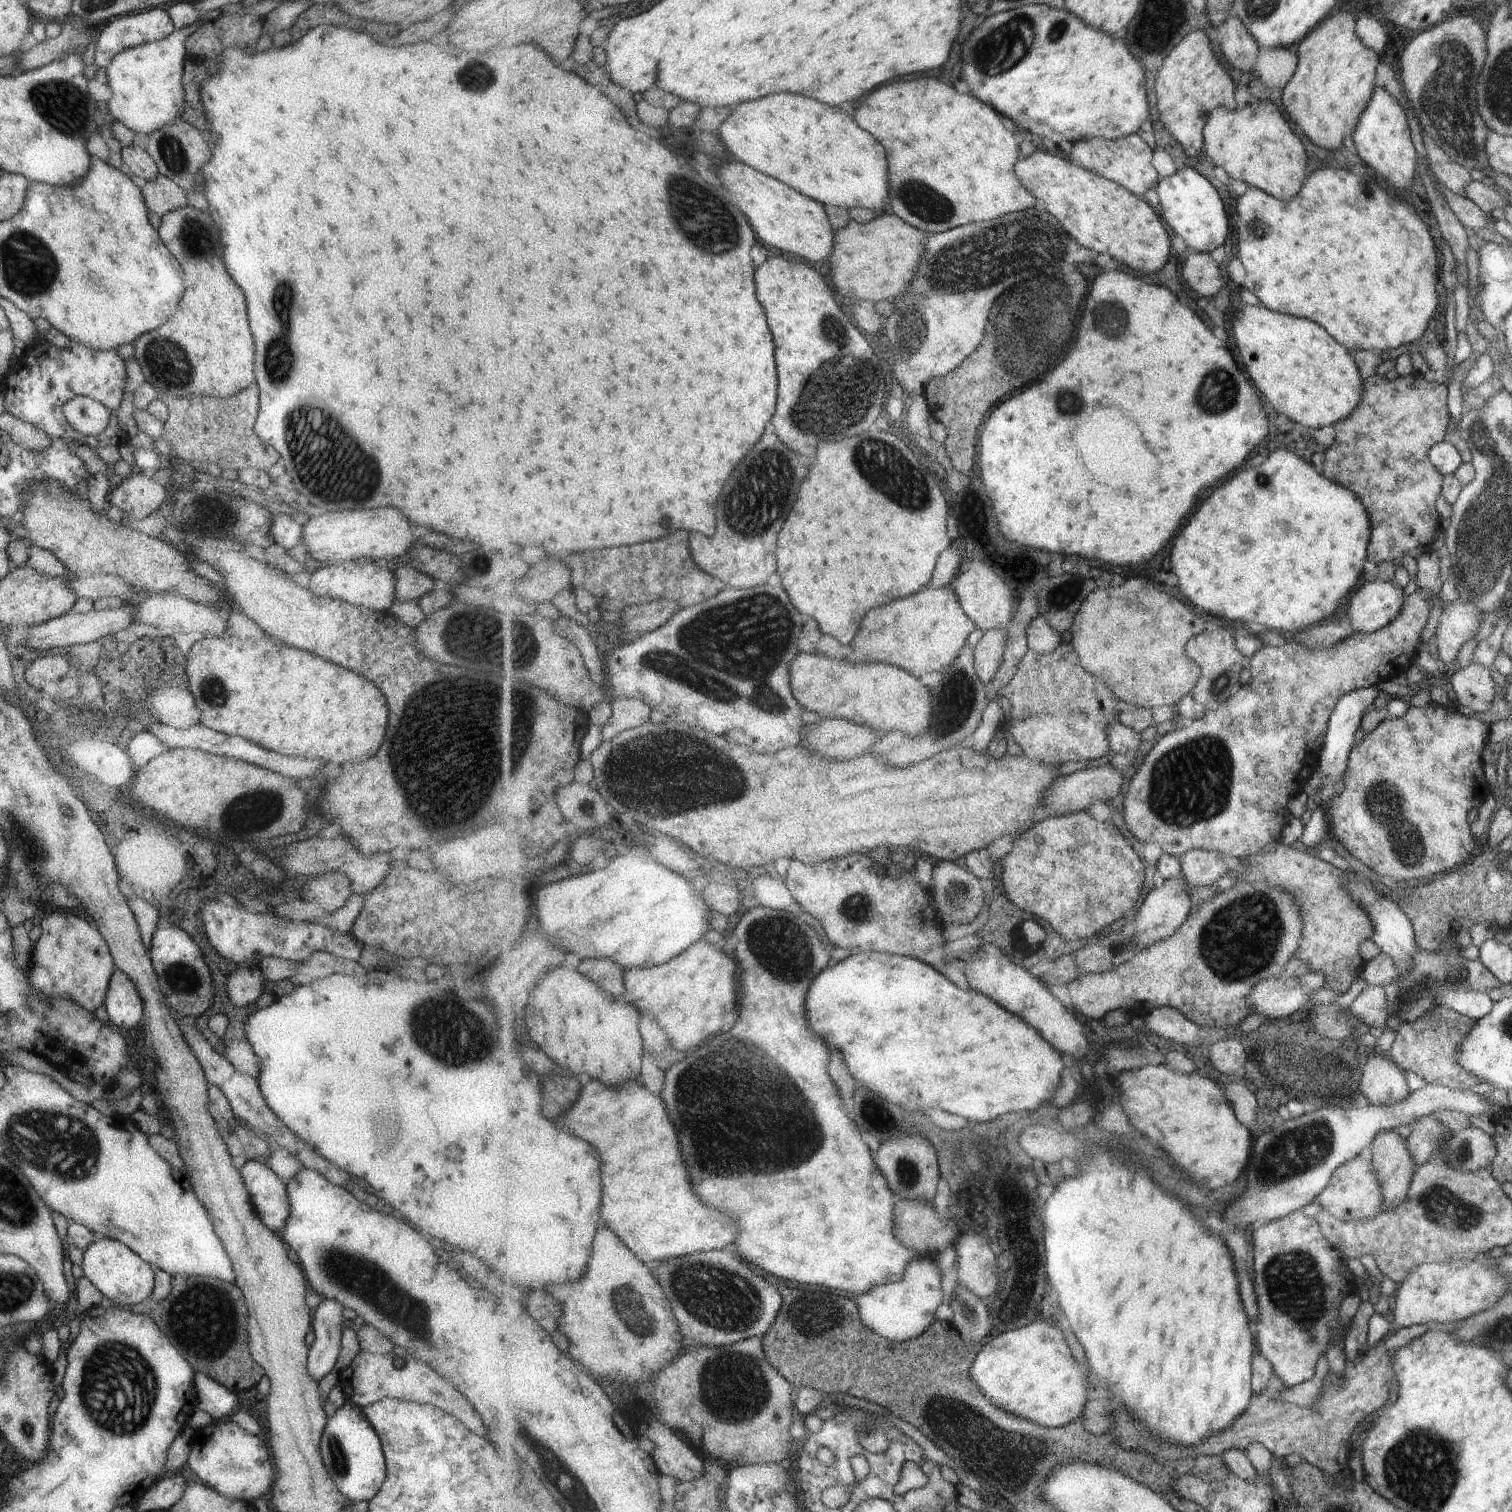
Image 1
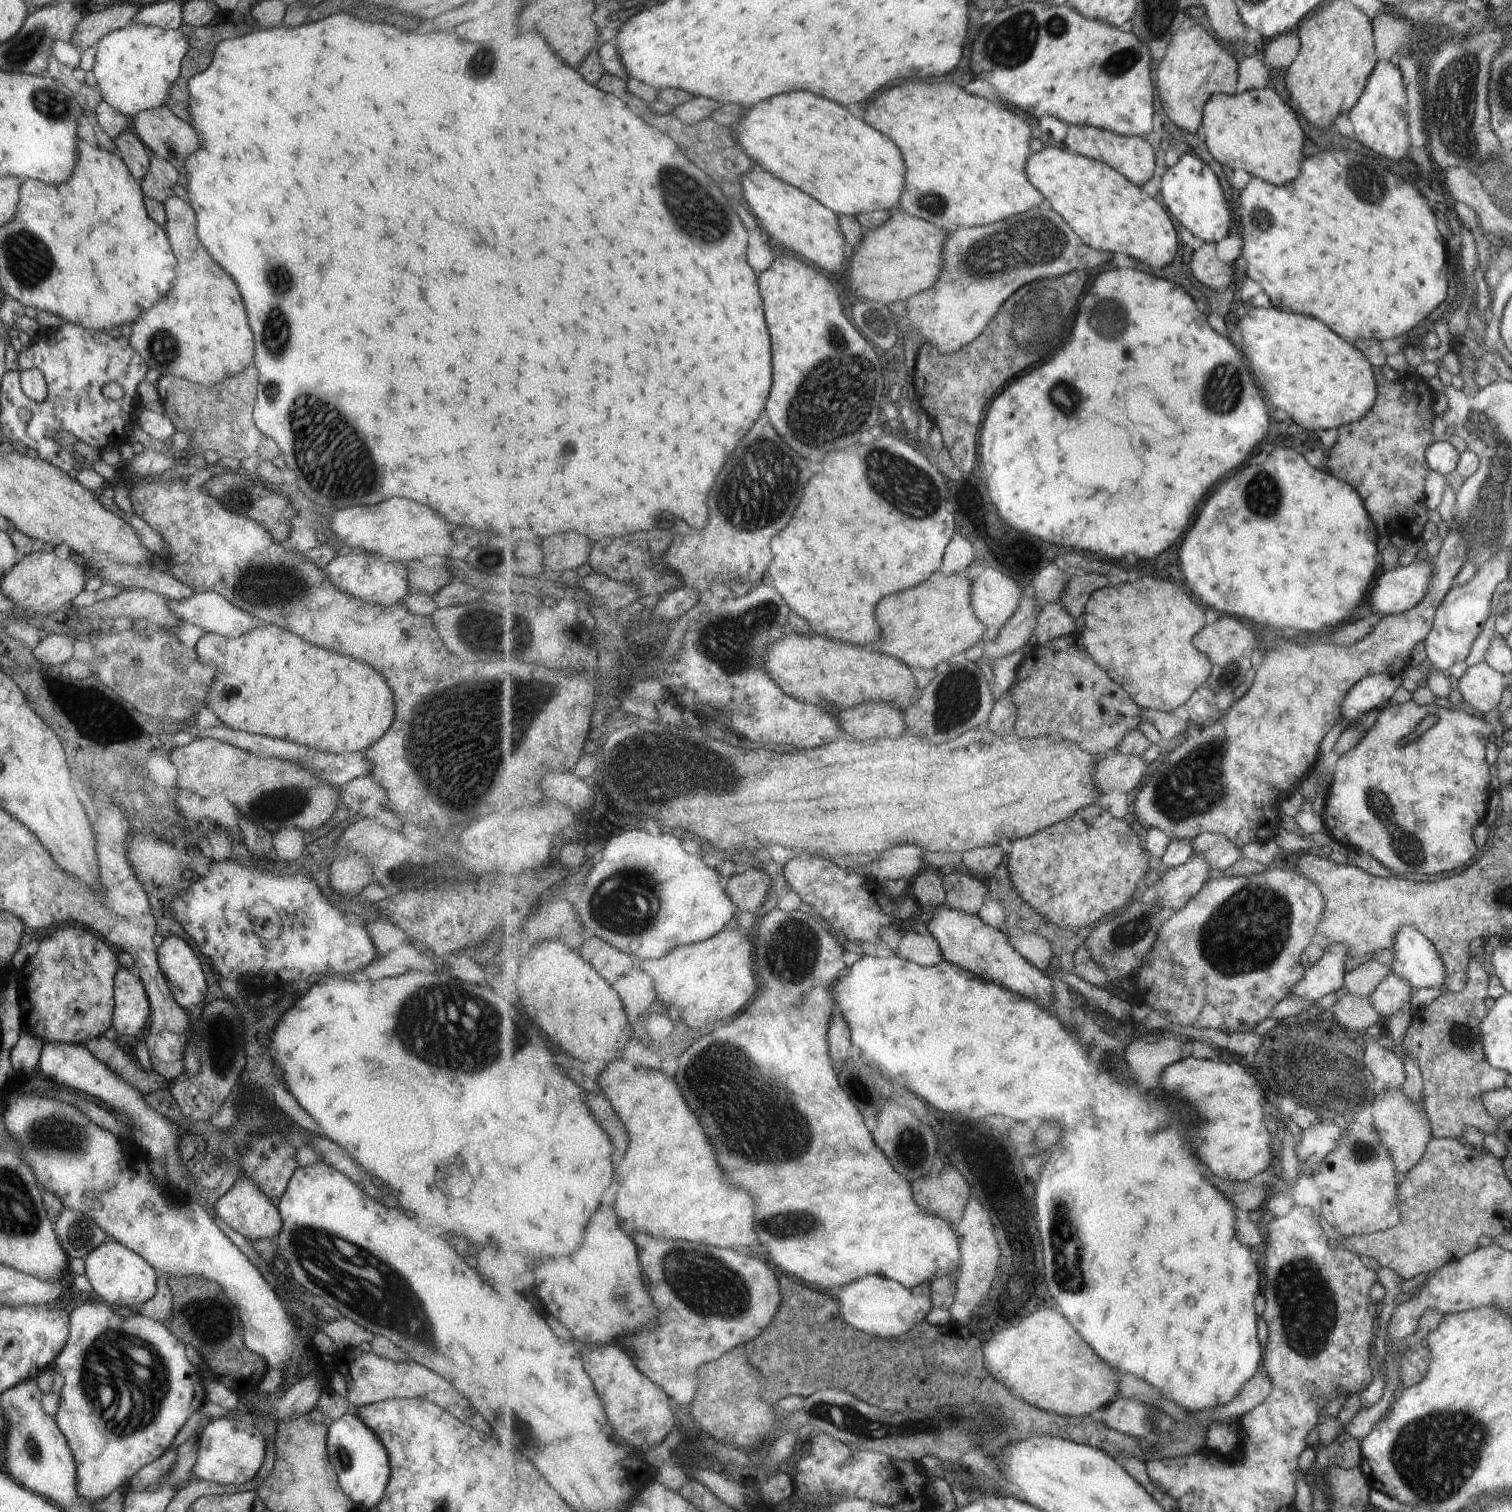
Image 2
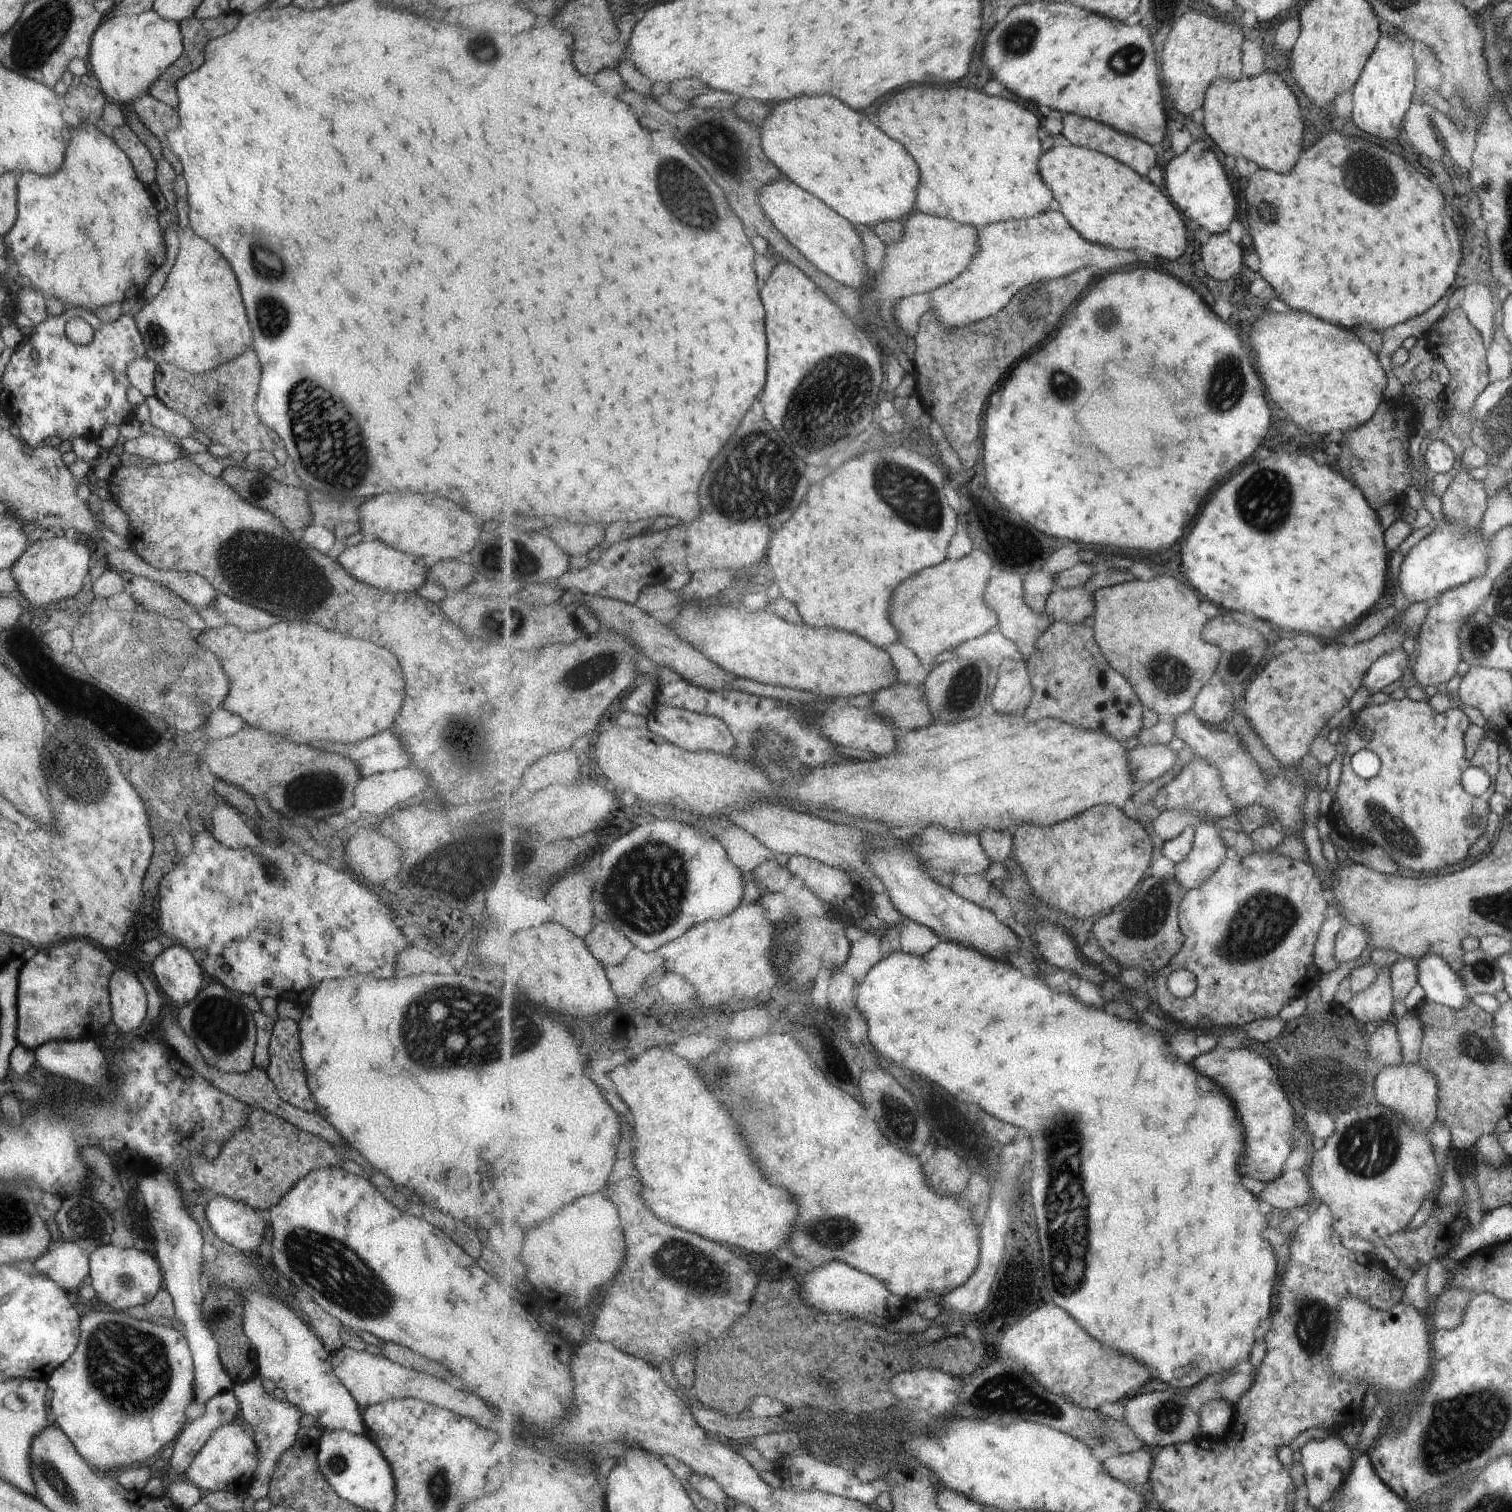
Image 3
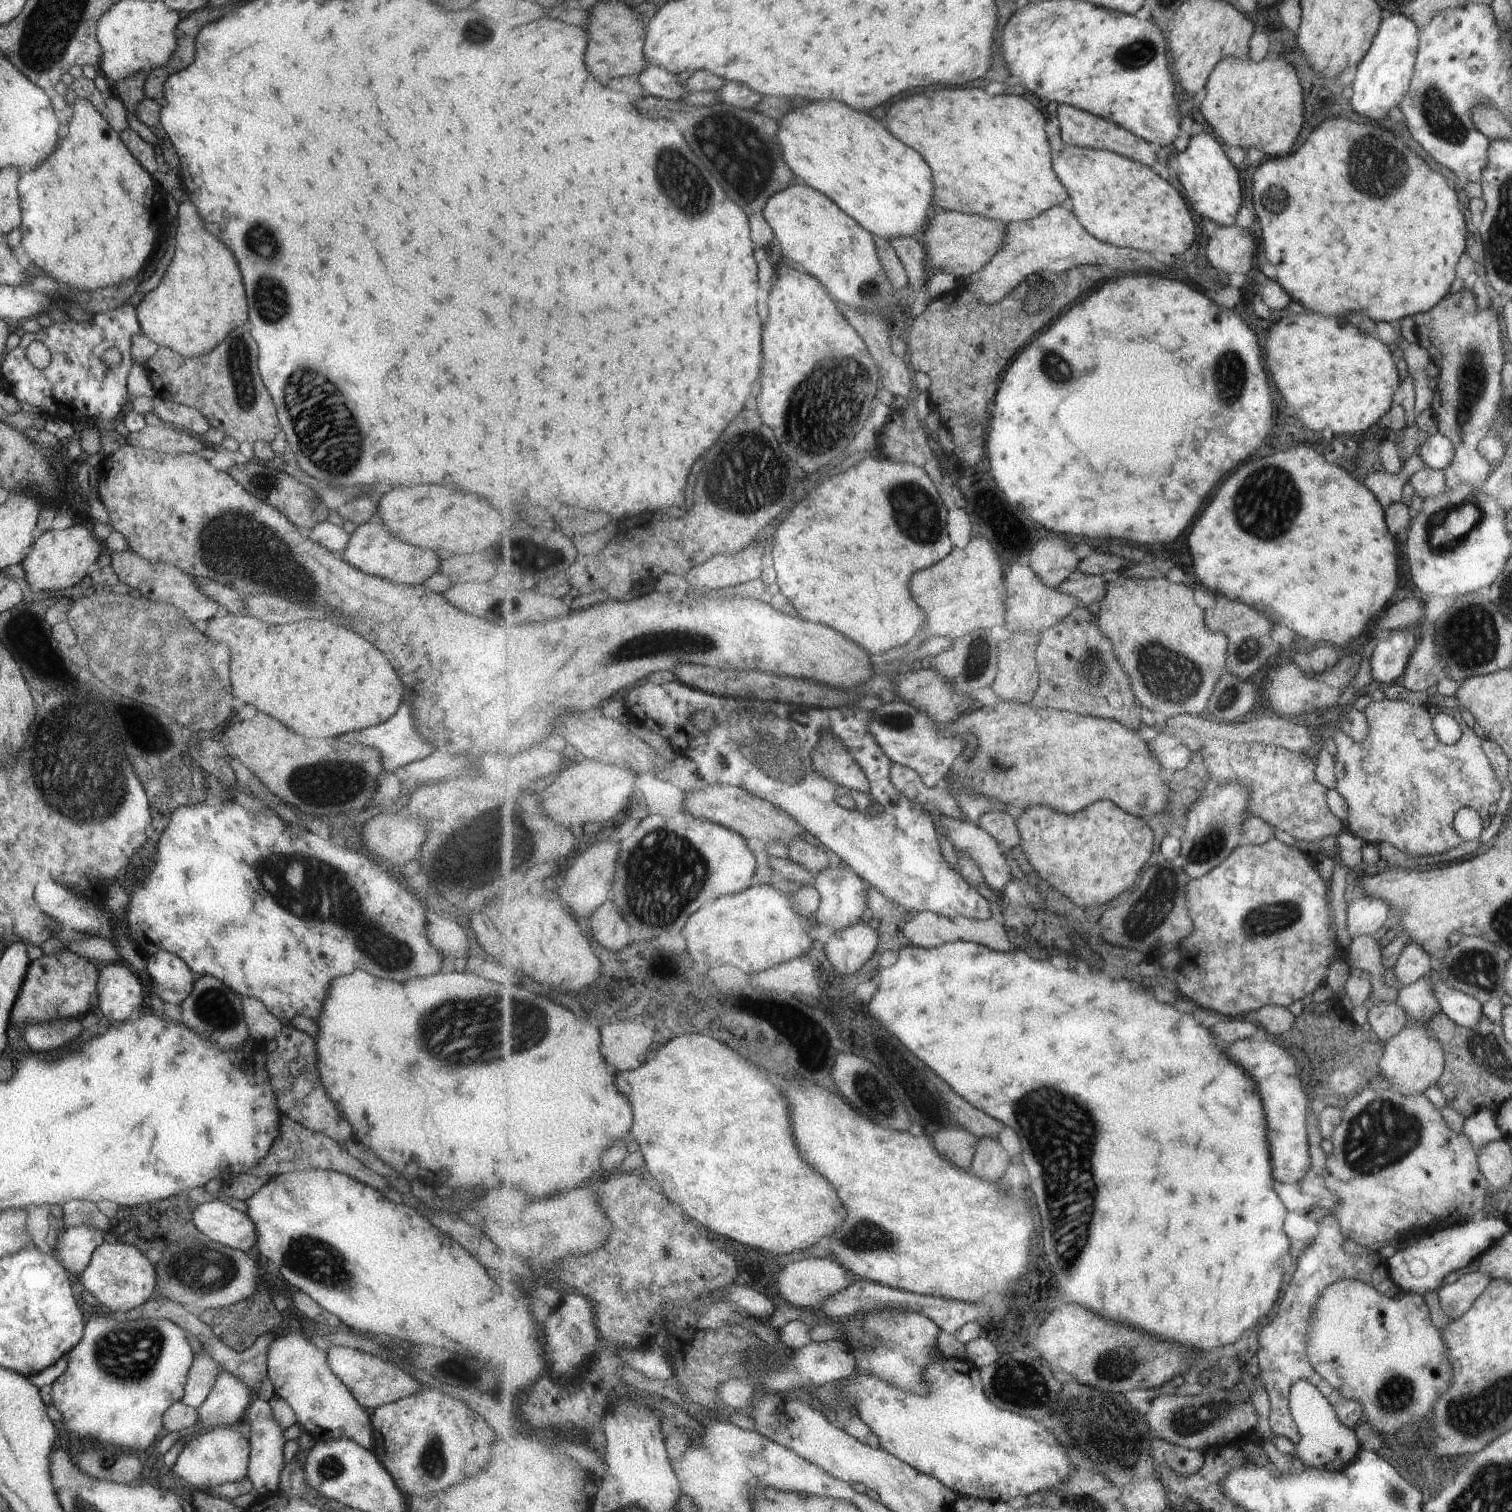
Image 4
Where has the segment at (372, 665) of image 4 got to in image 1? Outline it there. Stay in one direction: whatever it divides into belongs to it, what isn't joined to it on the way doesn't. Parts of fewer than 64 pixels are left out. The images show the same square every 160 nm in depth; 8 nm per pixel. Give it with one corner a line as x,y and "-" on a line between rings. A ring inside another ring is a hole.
267,635
265,638
266,639
254,641
249,638
238,639
236,637
205,636
196,640
186,653
179,655
186,675
186,688
190,692
195,708
198,710
199,722
201,722
203,726
211,728
211,730
223,732
223,734
227,736
241,736
250,743
261,745
261,748
265,750
270,750
288,757
305,756
305,758
309,759
321,758
321,760
325,760
325,763
335,763
336,765
341,765
343,762
347,761
357,763
358,761
371,758
375,752
377,752
379,746
381,746
388,721
388,704
382,692
362,676
342,666
326,661
303,649
288,647
275,640
272,641
272,638
269,638

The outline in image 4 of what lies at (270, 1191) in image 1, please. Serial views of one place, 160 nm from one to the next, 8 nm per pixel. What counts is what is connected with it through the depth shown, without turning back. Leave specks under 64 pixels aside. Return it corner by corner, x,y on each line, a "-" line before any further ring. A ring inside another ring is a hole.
213,1199
199,1203
192,1218
197,1231
226,1247
248,1252
256,1242
252,1220
225,1202

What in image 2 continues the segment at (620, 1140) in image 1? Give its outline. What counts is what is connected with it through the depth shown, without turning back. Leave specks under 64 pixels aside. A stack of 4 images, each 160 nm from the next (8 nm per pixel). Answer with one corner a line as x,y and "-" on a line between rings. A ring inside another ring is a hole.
626,1058
607,1064
607,1068
599,1075
599,1086
605,1092
605,1096
609,1098
621,1124
627,1130
627,1138
629,1138
629,1146
625,1150
623,1156
623,1164
619,1168
619,1192
617,1192
617,1200
615,1200
615,1208
617,1208
617,1216
621,1222
621,1228
627,1236
634,1237
636,1233
647,1233
659,1239
677,1239
689,1242
703,1242
707,1246
727,1246
727,1248
737,1248
738,1246
757,1246
759,1238
755,1234
755,1200
743,1192
743,1190
735,1190
735,1188
727,1188
727,1184
723,1182
723,1174
721,1170
717,1172
717,1162
711,1154
711,1146
707,1142
707,1136
703,1132
703,1128
699,1126
699,1122
695,1122
695,1114
691,1112
691,1108
687,1106
683,1094
679,1092
679,1084
675,1082
675,1078
669,1078
665,1071
659,1072
659,1069
647,1068
639,1063
628,1061

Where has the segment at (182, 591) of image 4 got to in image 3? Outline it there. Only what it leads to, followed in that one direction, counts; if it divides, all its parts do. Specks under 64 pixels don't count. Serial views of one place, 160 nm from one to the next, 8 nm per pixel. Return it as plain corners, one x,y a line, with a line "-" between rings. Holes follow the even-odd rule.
117,572
122,579
122,591
131,596
137,608
181,621
190,630
205,628
203,619
191,604
181,600
175,592
147,578
131,572

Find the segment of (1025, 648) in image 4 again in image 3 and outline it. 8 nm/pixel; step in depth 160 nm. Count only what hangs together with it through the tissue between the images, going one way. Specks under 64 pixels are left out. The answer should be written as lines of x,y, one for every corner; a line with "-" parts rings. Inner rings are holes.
1006,659
996,671
997,681
990,697
994,712
1004,715
1025,714
1034,695
1027,663

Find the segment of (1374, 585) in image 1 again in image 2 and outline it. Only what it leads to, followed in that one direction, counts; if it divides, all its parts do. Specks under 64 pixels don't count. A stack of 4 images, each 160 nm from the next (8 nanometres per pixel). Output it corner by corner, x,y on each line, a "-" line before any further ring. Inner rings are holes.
1431,558
1428,562
1415,560
1406,567
1395,566
1390,571
1382,571
1367,598
1375,614
1373,620
1413,608
1429,584
1431,563

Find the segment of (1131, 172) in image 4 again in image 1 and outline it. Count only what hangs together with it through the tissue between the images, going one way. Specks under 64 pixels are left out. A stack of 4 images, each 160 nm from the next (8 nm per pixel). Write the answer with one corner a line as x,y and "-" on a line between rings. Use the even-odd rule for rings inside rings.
1036,150
1028,157
1017,162
1017,176
1021,176
1021,184
1037,199
1044,202
1045,209
1050,212
1065,230
1085,248
1091,248
1095,253
1110,254
1120,263
1127,264
1138,273
1159,272
1165,268
1171,256
1171,238
1163,216
1159,216
1143,197
1133,194
1128,188
1109,180
1104,176
1091,172
1089,169
1077,165
1073,160
1065,160
1061,156
1054,156
1048,151

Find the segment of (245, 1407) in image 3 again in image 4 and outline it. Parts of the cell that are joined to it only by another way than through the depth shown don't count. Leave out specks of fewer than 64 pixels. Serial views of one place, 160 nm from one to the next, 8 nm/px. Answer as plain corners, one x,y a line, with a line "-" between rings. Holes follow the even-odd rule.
257,1398
251,1404
247,1405
244,1412
245,1420
249,1423
250,1453
248,1456
248,1465
246,1468
246,1478
251,1482
252,1488
258,1495
271,1495
277,1492
279,1475
284,1465
283,1462
283,1429
279,1427
273,1419
269,1404
265,1400

